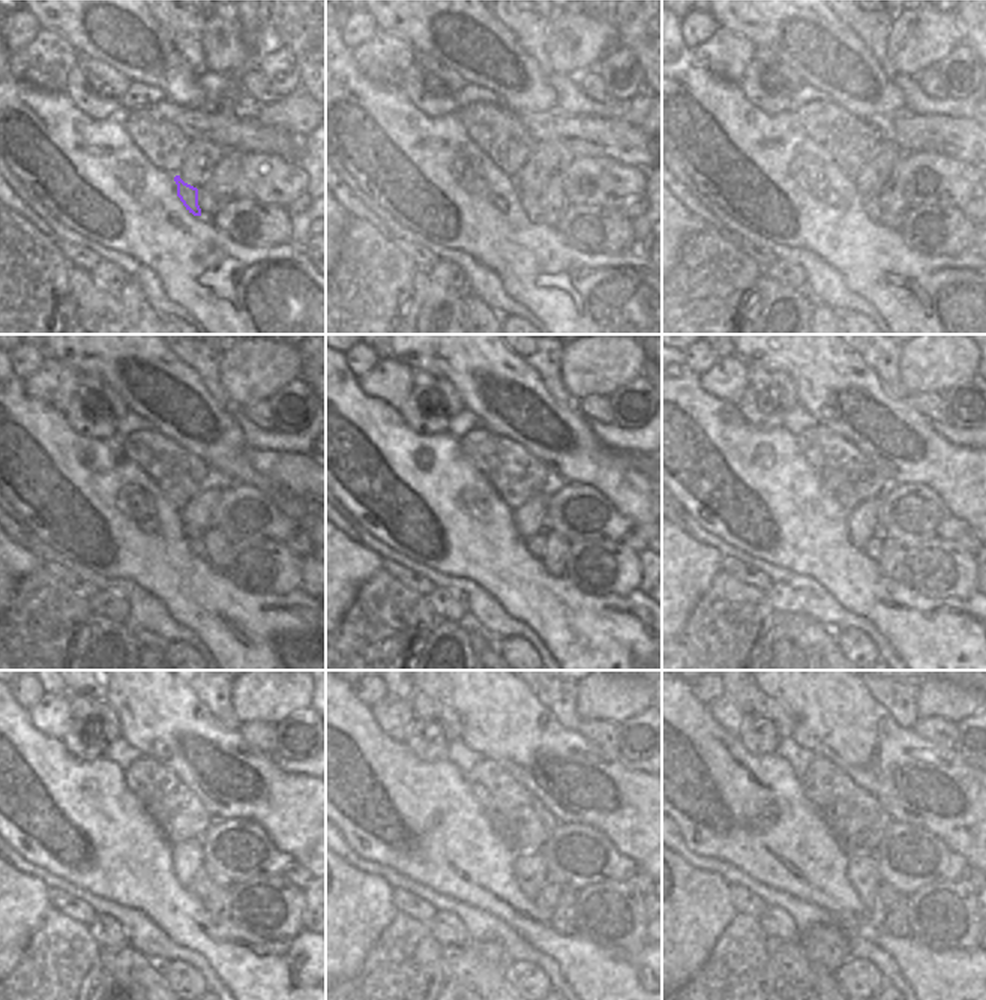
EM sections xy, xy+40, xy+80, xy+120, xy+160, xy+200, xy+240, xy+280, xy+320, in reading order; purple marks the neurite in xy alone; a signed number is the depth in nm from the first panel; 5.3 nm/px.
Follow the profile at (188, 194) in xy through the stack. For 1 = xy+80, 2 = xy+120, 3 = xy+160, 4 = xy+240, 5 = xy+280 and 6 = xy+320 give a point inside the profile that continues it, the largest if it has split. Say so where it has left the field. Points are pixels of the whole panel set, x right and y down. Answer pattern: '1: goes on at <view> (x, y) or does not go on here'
1: goes on at xy+80 (869, 206)
2: goes on at xy+120 (197, 544)
3: goes on at xy+160 (536, 544)
4: goes on at xy+240 (201, 886)
5: goes on at xy+280 (550, 894)
6: goes on at xy+320 (887, 895)

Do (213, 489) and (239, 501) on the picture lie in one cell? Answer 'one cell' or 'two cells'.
two cells

